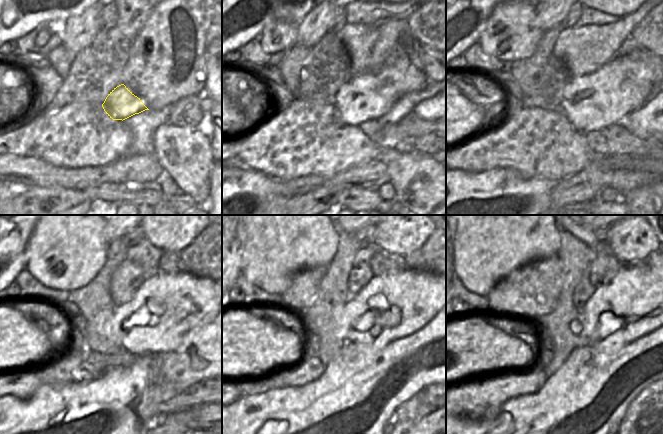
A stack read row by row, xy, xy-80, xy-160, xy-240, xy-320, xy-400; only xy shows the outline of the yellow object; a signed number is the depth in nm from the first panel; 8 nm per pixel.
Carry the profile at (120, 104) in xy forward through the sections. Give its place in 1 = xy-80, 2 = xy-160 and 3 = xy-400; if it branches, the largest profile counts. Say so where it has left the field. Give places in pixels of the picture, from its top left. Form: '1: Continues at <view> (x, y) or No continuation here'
1: Continues at xy-80 (359, 99)
2: Continues at xy-160 (606, 97)
3: Continues at xy-400 (647, 294).

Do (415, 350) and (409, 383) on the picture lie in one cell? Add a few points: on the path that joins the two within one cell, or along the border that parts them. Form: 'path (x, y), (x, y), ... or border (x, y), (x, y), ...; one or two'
path (415, 358), (415, 361), (409, 367), (409, 375); one

